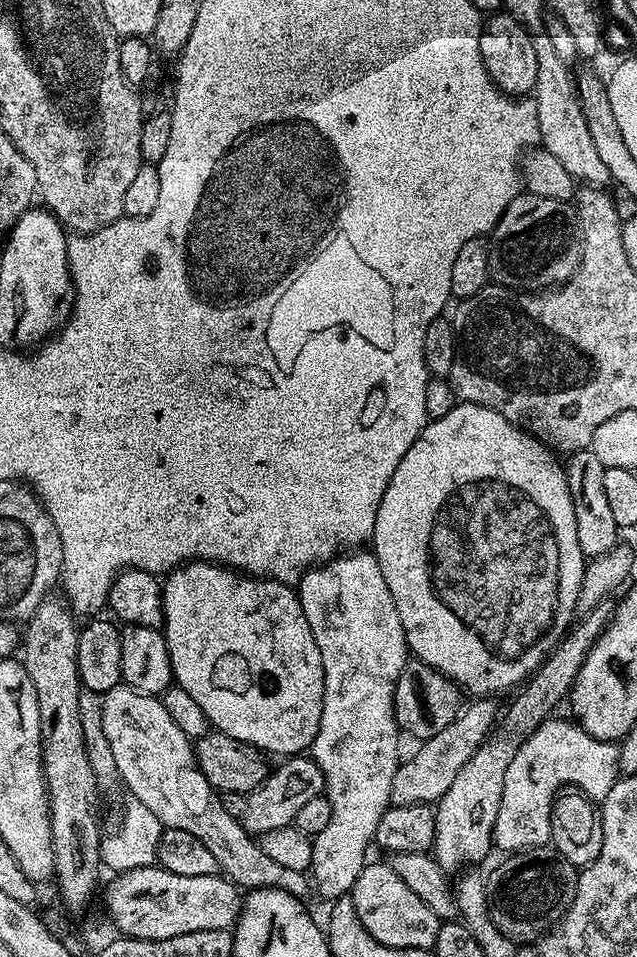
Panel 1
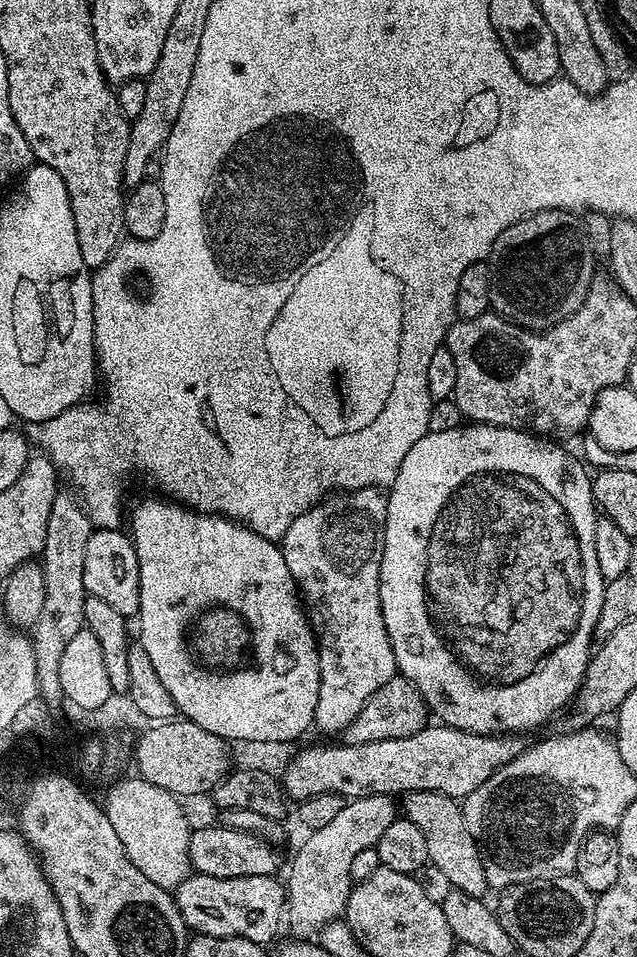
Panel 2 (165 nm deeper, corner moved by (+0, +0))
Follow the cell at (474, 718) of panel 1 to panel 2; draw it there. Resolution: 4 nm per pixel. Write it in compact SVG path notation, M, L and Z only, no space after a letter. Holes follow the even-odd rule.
M368 795L360 799L345 801L342 810L322 828L311 831L295 854L288 880L286 879L286 922L290 924L289 932L297 939L313 939L321 929L334 919L339 919L348 903L349 894L354 887L350 874L351 861L359 851L376 846L382 833L398 818L397 801L386 795Z

